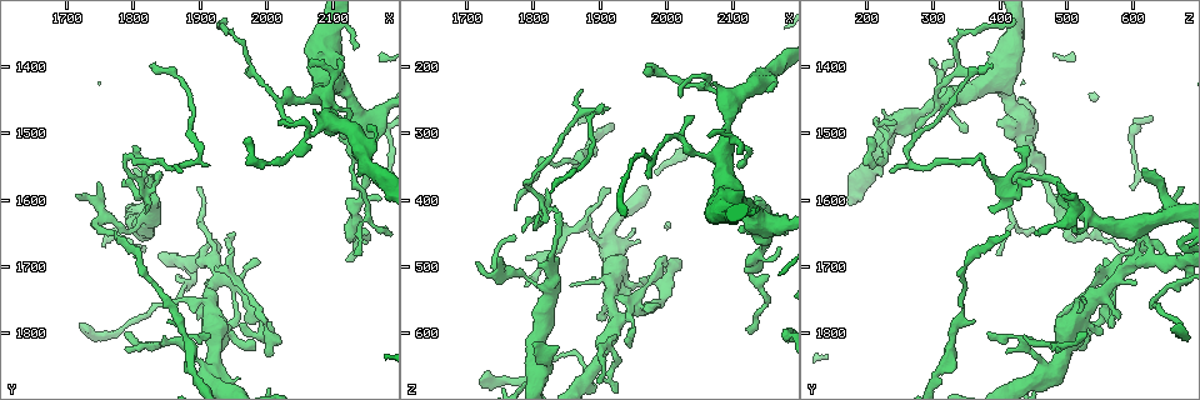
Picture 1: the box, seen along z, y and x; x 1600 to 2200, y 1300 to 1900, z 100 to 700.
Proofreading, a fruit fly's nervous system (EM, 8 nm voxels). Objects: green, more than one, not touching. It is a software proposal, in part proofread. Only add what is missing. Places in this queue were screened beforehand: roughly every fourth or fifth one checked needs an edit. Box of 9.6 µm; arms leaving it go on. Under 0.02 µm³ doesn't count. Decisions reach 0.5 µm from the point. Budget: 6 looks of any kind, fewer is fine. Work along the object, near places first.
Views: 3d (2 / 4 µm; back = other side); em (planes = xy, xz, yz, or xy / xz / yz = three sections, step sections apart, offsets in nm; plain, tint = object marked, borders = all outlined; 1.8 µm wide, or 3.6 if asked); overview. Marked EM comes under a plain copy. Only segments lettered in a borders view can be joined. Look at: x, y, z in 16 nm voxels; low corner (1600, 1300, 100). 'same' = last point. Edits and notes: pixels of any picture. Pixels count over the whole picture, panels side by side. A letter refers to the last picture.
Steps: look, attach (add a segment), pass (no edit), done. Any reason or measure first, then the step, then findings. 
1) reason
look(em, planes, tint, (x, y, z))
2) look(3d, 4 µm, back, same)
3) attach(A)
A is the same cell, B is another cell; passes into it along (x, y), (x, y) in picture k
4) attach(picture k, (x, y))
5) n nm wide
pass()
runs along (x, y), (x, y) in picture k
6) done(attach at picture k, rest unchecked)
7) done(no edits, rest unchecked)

abrupt turn
look(3d, 2 µm, back, (1880, 1690, 670))

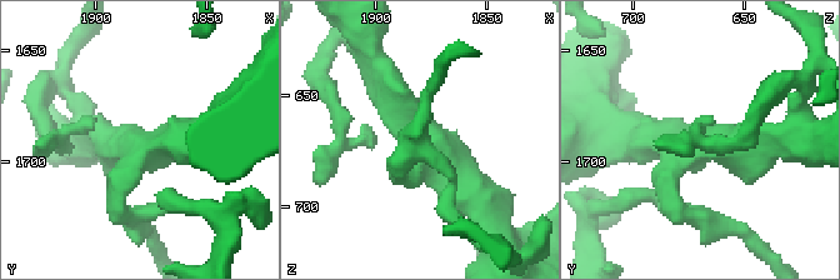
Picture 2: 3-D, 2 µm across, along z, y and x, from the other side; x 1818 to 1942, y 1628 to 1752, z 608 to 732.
look(em, 3.6 µm, xz, step 4, tint, (1880, 1695, 670))

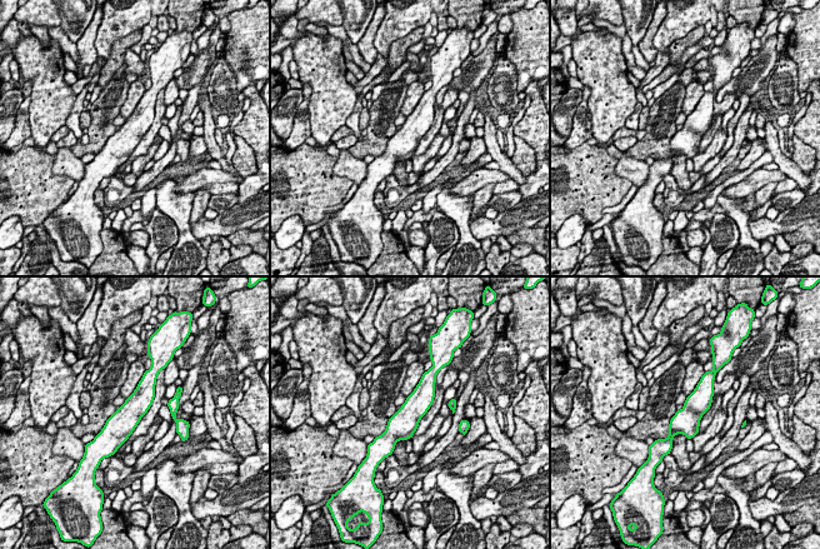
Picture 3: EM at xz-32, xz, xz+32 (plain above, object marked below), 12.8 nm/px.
look(em, 3.6 µm, planes, borders, same)

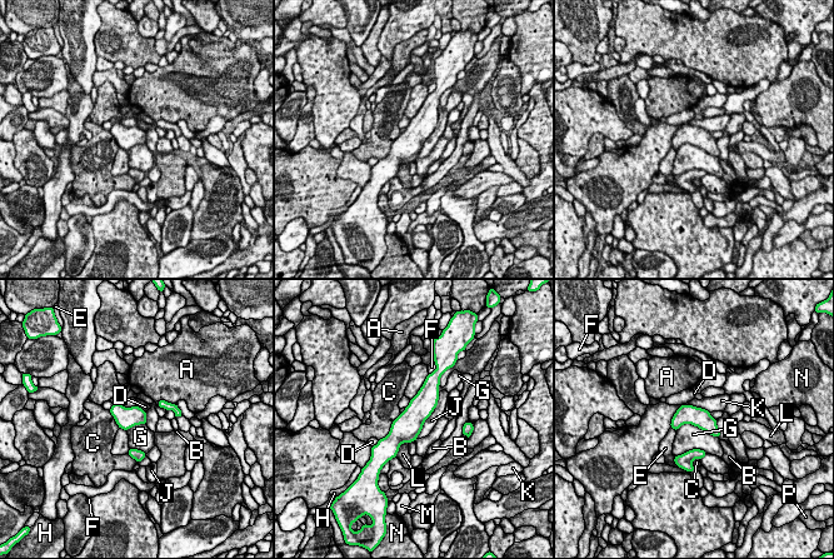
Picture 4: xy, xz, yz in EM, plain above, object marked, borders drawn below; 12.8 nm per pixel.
pass()
A, B, C, D, E, F, G, H, J, K, L, M, N and P are other cells; border along (677, 429), (693, 424), (718, 438) in picture 4; no lettered segment goes on from it

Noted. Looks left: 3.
look(em, planes, borders, (1875, 1560, 240))

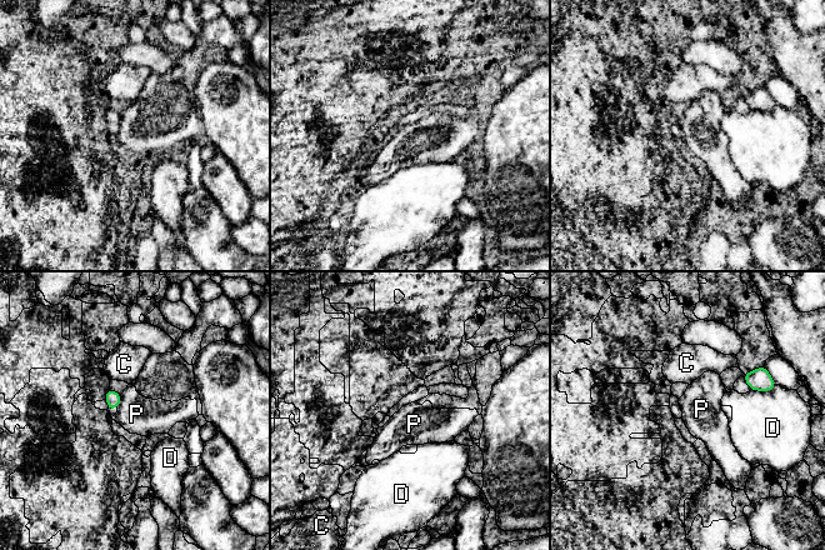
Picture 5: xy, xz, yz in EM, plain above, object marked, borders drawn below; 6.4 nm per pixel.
pass()
C, D and P are other cells; no lettered segment goes on from it

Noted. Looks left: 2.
narrows sharply
look(em, planes, borders, (1825, 1580, 415))

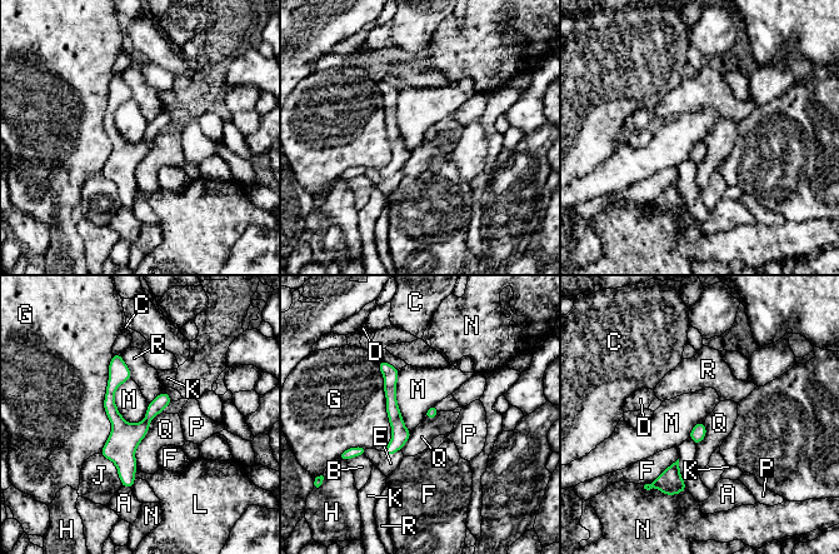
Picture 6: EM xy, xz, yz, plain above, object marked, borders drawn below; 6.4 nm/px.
90 nm wide
pass()
A, B, C, D, E, F, G, H, J, K, L, M, N, P, Q and R are other cells; runs along (118, 357), (110, 409), (126, 484) in picture 6; none of them fits

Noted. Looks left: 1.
done(no edits, rest unchecked)

